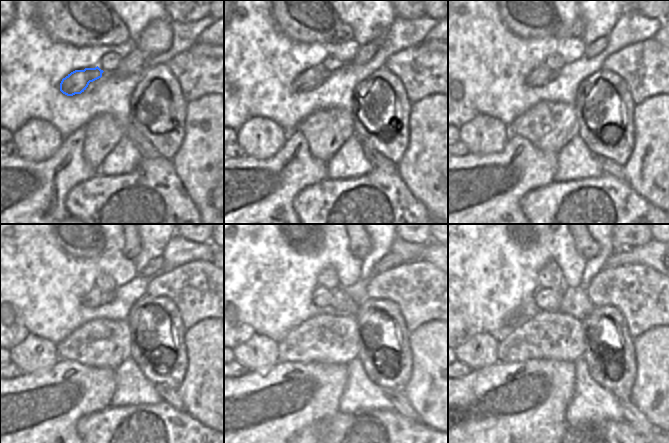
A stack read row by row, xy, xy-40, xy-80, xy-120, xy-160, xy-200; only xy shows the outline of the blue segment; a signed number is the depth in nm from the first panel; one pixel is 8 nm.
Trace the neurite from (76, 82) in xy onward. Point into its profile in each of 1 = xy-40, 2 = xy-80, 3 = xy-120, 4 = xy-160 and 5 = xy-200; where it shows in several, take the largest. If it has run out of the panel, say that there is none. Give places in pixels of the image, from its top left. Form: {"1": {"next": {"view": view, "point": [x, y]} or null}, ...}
{"1": {"next": {"view": "xy-40", "point": [309, 79]}}, "2": {"next": {"view": "xy-80", "point": [540, 76]}}, "3": {"next": {"view": "xy-120", "point": [93, 299]}}, "4": {"next": {"view": "xy-160", "point": [321, 296]}}, "5": {"next": {"view": "xy-200", "point": [548, 299]}}}

